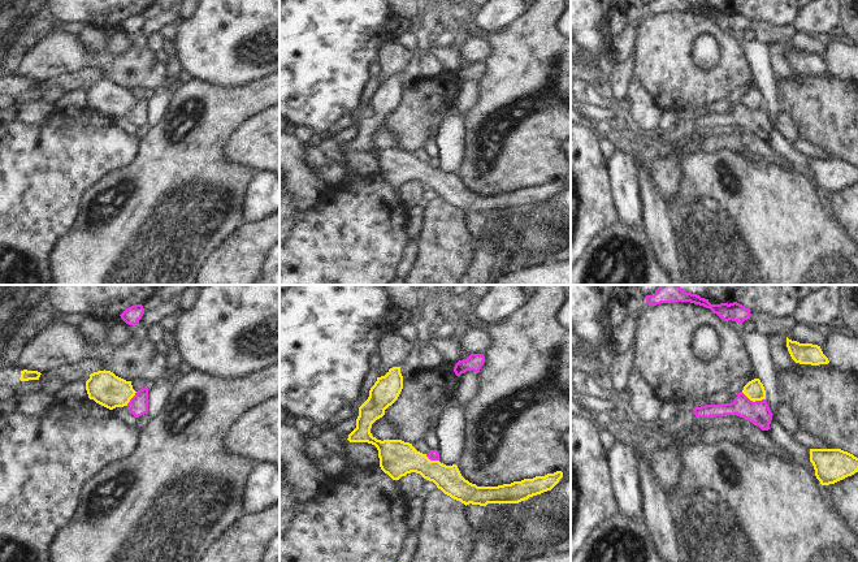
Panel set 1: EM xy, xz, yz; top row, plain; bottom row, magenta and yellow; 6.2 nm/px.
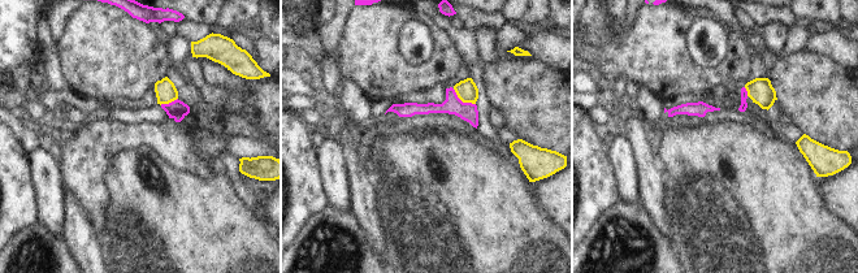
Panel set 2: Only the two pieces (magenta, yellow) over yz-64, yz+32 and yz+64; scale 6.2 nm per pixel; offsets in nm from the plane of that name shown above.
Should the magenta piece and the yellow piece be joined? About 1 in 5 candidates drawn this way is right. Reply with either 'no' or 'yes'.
no

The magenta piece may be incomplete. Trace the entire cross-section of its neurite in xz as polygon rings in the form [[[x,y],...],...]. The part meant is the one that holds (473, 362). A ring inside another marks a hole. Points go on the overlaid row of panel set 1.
[[[471,354],[467,359],[459,360],[455,364],[454,372],[458,377],[467,371],[473,371],[478,373],[481,367],[484,366],[484,362],[484,354]]]

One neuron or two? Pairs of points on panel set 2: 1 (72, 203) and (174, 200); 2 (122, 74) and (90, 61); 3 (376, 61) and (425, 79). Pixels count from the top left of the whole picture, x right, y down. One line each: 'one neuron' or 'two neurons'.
1: two neurons
2: one neuron
3: one neuron

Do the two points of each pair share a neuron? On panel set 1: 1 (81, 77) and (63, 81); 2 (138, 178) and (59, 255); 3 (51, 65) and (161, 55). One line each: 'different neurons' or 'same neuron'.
1: same neuron
2: same neuron
3: different neurons

